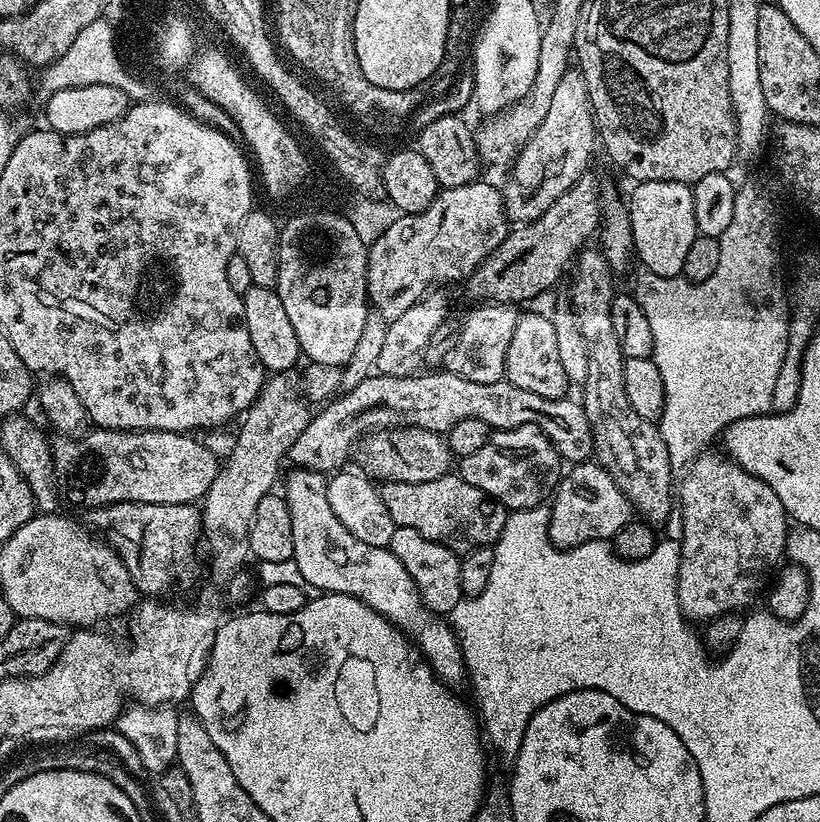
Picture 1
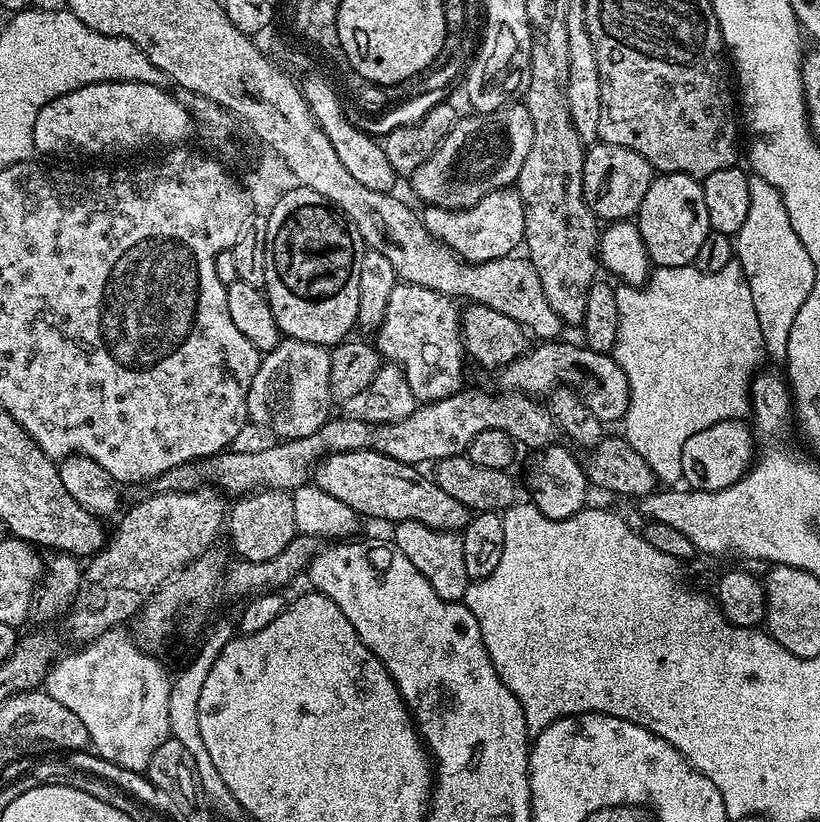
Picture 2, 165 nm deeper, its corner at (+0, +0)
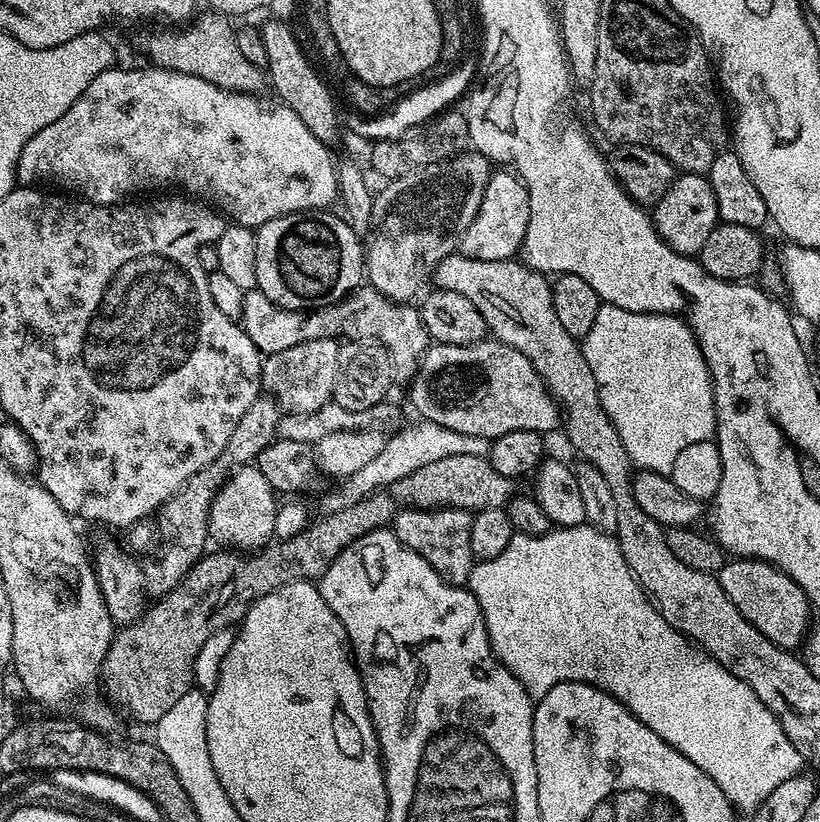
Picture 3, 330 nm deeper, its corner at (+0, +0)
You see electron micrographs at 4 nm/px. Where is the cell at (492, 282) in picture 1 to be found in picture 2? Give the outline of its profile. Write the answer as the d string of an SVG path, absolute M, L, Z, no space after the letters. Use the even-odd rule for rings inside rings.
M596 142L584 153L584 165L582 166L584 197L593 213L601 221L631 221L636 211L642 206L642 198L646 198L646 190L650 190L650 182L653 178L654 170L650 162L646 162L642 154L626 146Z

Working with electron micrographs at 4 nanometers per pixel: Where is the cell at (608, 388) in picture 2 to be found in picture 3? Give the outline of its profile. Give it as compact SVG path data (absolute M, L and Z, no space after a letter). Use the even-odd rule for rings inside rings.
M485 338L473 344L433 343L420 357L410 387L412 404L421 421L429 420L461 434L480 435L489 442L502 434L510 434L510 430L549 434L562 424L562 409L548 391L544 379L534 370L530 358L495 338Z

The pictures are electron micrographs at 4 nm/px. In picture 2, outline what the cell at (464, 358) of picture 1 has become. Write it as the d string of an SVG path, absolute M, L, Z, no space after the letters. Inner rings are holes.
M398 282L390 290L390 302L386 302L386 318L374 333L374 343L385 361L397 364L404 371L410 390L414 390L417 401L441 400L461 391L464 384L464 337L460 330L461 309L451 296L430 290L426 286Z

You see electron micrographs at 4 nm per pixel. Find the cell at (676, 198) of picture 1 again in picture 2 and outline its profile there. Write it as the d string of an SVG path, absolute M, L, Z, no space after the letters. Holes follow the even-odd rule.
M665 172L657 175L642 198L634 223L648 251L649 261L657 268L686 268L695 261L706 234L712 231L706 210L703 183L695 176Z

